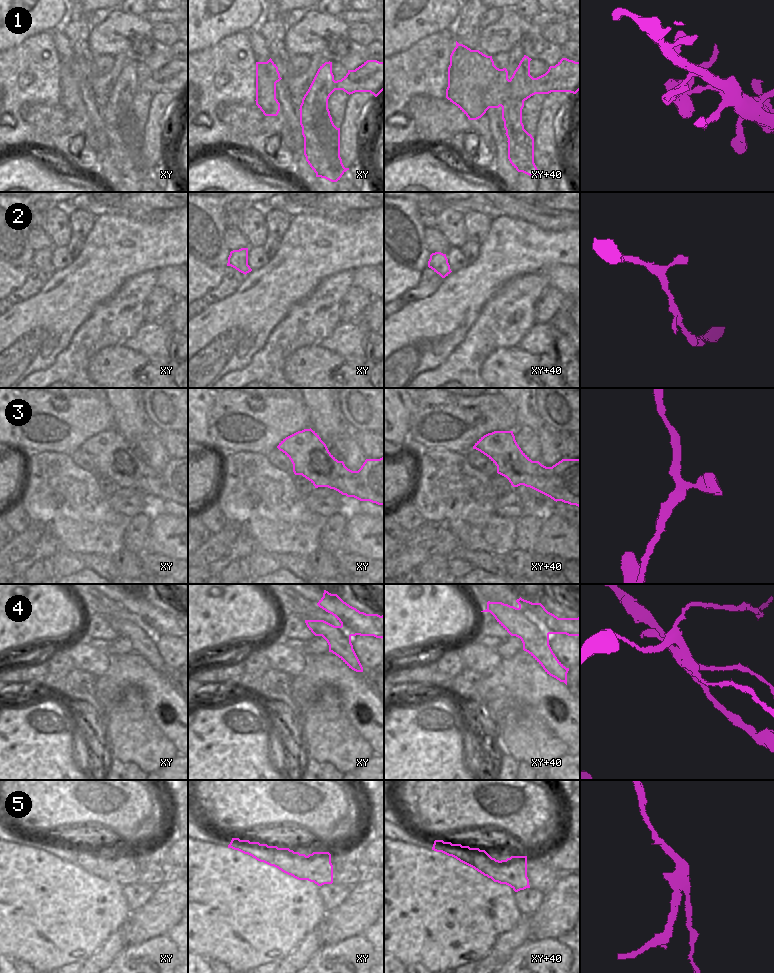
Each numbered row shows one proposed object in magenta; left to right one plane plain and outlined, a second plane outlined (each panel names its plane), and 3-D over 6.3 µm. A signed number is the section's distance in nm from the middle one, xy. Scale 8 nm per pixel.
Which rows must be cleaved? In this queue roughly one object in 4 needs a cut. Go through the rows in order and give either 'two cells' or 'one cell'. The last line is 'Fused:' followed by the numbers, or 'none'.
1: one cell
2: one cell
3: one cell
4: two cells
5: two cells
Fused: 4, 5

